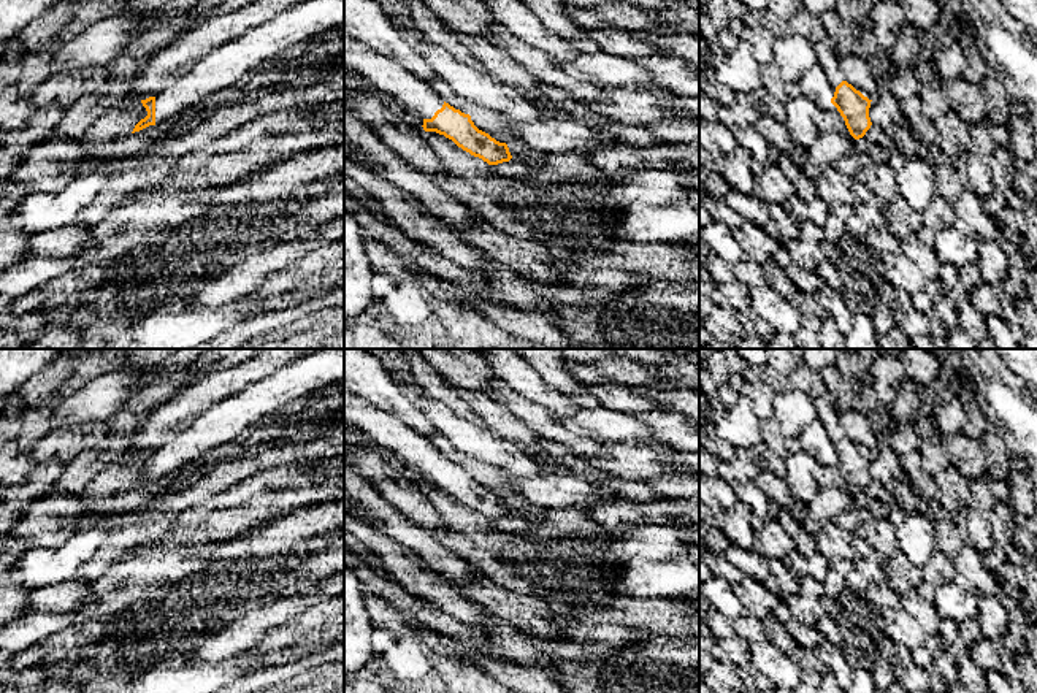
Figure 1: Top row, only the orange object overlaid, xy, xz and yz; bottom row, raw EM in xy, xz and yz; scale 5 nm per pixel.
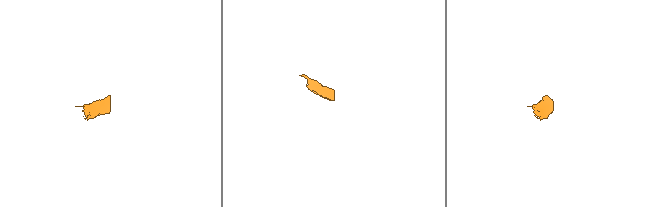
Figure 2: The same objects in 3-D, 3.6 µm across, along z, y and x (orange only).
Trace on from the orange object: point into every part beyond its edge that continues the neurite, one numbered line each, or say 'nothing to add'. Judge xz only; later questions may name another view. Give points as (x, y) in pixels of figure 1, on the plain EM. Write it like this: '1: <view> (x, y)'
1: xz (413, 449)

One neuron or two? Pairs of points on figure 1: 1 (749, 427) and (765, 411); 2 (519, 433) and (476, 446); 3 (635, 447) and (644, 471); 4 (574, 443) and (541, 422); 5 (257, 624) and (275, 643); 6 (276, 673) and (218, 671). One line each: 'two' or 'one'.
1: two
2: two
3: one
4: one
5: two
6: two

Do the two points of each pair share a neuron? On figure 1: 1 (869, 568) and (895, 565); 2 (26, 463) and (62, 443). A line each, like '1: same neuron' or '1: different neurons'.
1: different neurons
2: different neurons

